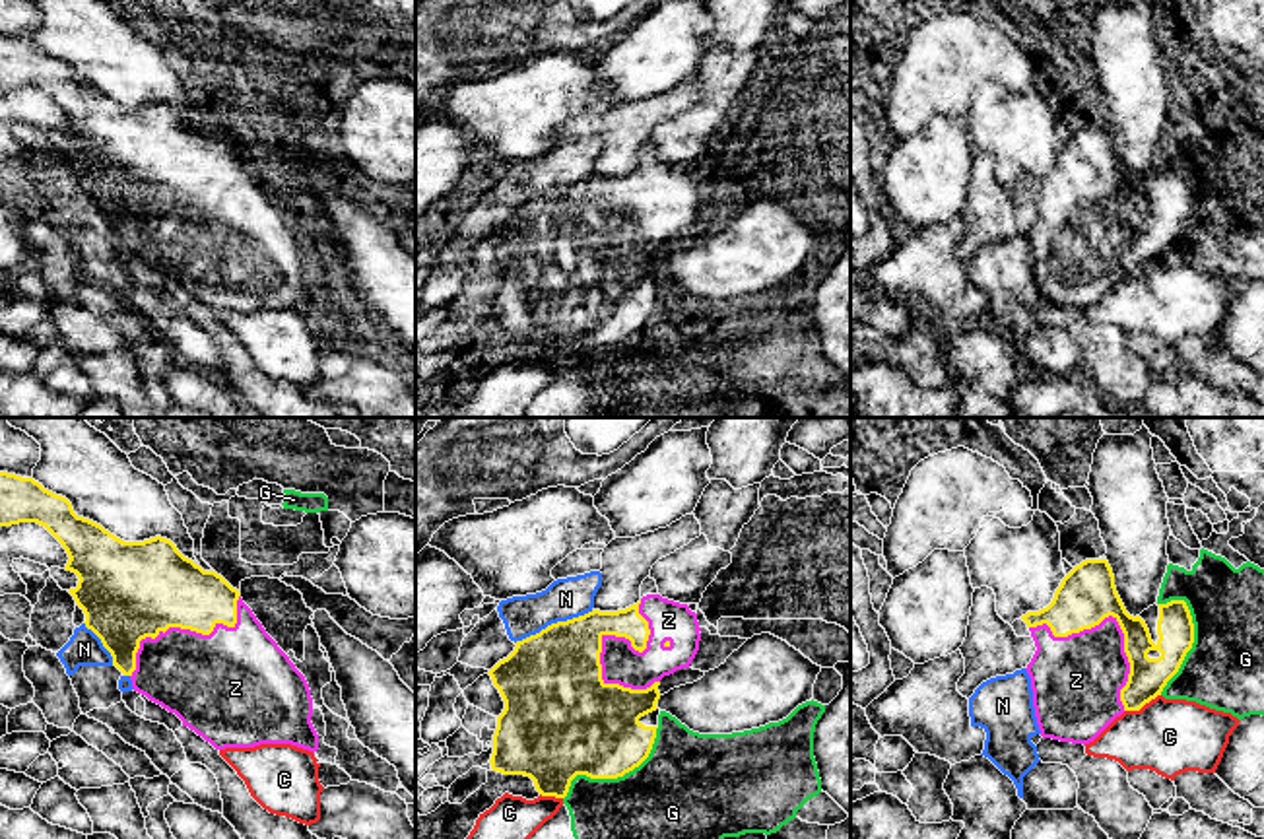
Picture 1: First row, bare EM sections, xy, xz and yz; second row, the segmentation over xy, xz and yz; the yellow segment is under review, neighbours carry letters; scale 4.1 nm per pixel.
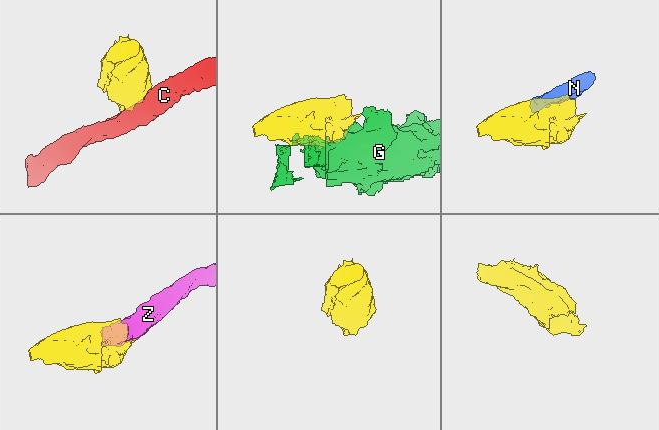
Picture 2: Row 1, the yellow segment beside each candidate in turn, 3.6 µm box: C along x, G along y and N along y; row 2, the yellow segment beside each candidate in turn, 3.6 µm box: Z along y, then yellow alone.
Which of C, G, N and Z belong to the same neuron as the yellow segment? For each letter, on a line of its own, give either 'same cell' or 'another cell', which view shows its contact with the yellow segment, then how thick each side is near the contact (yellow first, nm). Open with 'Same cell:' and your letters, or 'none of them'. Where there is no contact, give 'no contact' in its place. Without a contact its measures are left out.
Same cell: Z
C: another cell | yz | 160/320 nm
G: another cell | xz | 400/500 nm
N: another cell | xz | 420/170 nm
Z: same cell | xz | 280/170 nm

